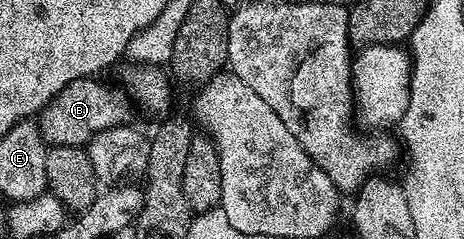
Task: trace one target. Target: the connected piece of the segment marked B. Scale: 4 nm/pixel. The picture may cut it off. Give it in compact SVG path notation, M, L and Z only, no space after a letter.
M99 77L79 78L62 92L51 98L38 115L40 135L49 146L82 146L87 147L91 138L103 129L114 129L116 126L127 126L133 121L134 103L127 90L100 82Z

